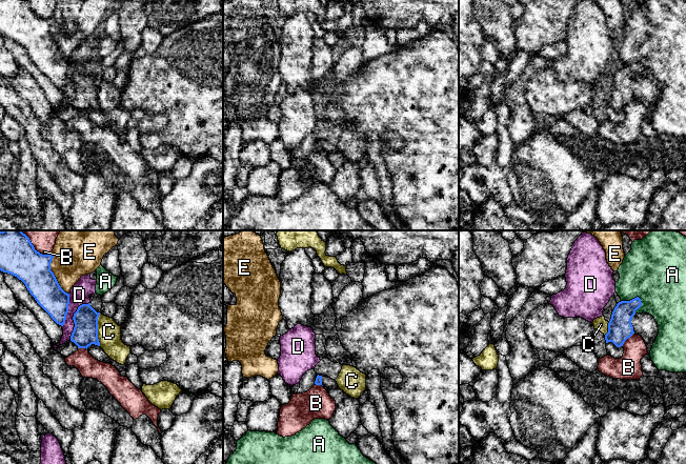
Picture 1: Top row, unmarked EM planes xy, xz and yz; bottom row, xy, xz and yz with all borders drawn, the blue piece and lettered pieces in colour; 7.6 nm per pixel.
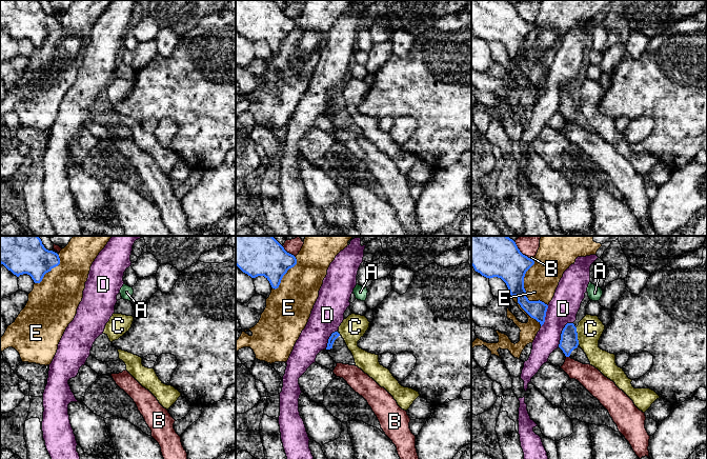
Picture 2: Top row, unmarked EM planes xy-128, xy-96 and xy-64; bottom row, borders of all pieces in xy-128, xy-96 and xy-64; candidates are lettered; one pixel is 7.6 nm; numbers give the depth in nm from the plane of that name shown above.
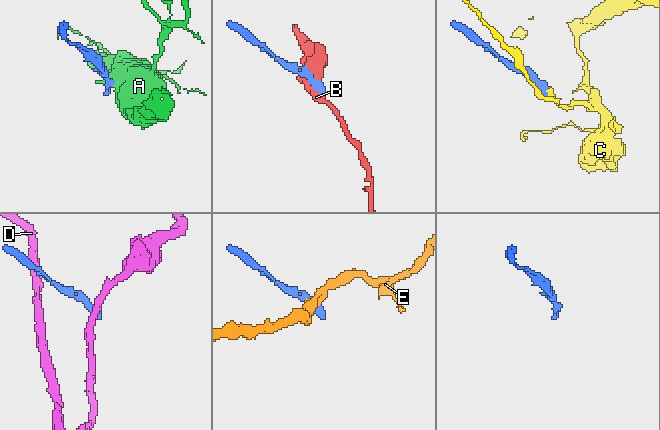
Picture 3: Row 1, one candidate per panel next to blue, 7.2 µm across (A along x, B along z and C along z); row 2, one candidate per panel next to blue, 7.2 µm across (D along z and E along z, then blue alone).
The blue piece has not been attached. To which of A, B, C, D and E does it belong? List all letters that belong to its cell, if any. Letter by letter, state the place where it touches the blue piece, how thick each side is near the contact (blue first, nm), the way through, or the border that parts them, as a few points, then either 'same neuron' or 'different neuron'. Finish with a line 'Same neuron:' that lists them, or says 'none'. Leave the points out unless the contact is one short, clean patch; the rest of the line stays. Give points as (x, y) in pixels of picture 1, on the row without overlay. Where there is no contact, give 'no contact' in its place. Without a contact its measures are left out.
A: meets blue in yz at (633, 63); 190 nm thick on the blue side, 440 nm on the other; border along yz (621, 64), (631, 64), (638, 61), (642, 68); different neuron
B: meets blue in xy at (36, 15); 280 nm thick on the blue side, 140 nm on the other; different neuron
C: meets blue in xy at (97, 94); 190 nm thick on the blue side, 180 nm on the other; border along xy (100, 77), (98, 82), (99, 109); different neuron
D: meets blue in xy at (73, 82); 190 nm thick on the blue side, 150 nm on the other; border along xy (89, 66), (82, 67), (74, 78), (74, 94), (69, 104); different neuron
E: meets blue in xy at (54, 39); 260 nm thick on the blue side, 320 nm on the other; different neuron
Same neuron: none

